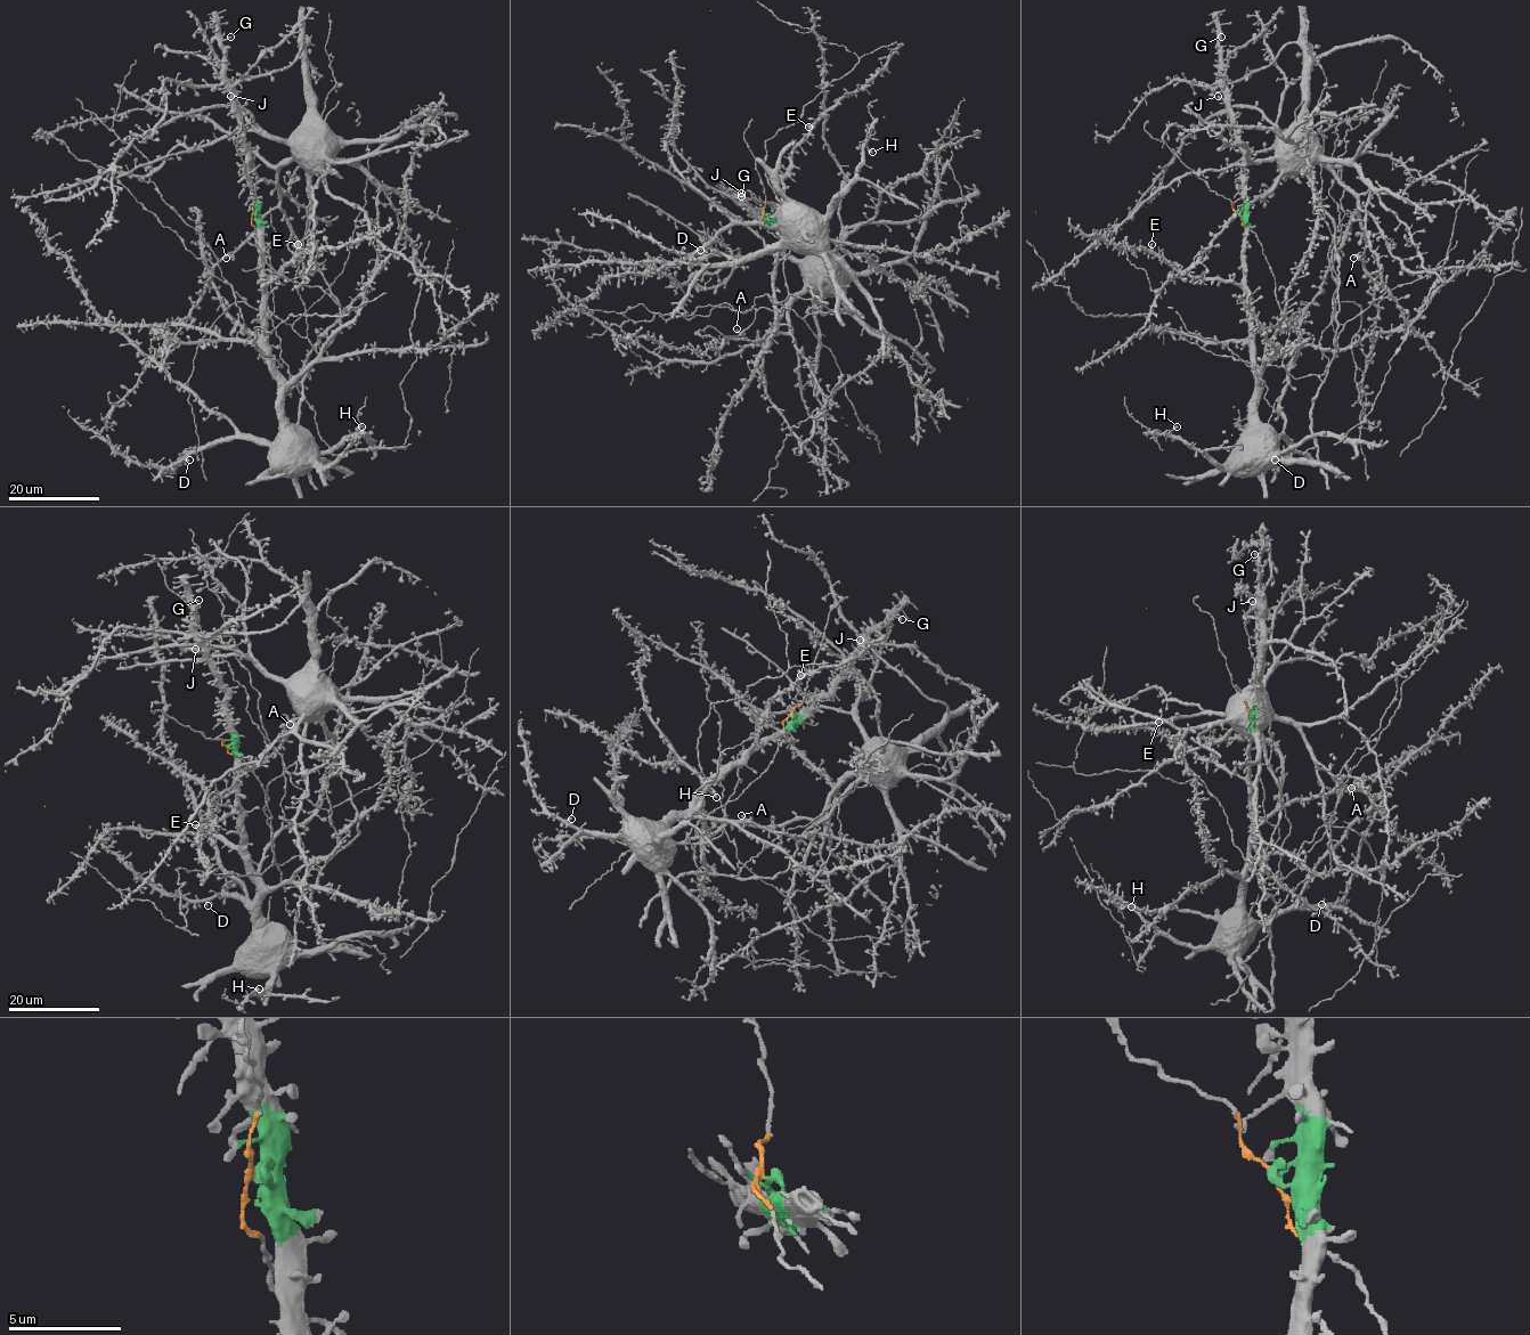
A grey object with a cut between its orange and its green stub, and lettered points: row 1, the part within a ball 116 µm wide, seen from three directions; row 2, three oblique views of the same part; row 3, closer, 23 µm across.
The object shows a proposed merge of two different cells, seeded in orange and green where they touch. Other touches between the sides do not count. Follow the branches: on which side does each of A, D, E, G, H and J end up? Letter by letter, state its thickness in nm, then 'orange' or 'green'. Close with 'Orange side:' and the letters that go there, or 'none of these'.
A: 300 nm thick; orange
D: 280 nm thick; green
E: 460 nm thick; green
G: 320 nm thick; green
H: 440 nm thick; green
J: 480 nm thick; green
Orange side: A

